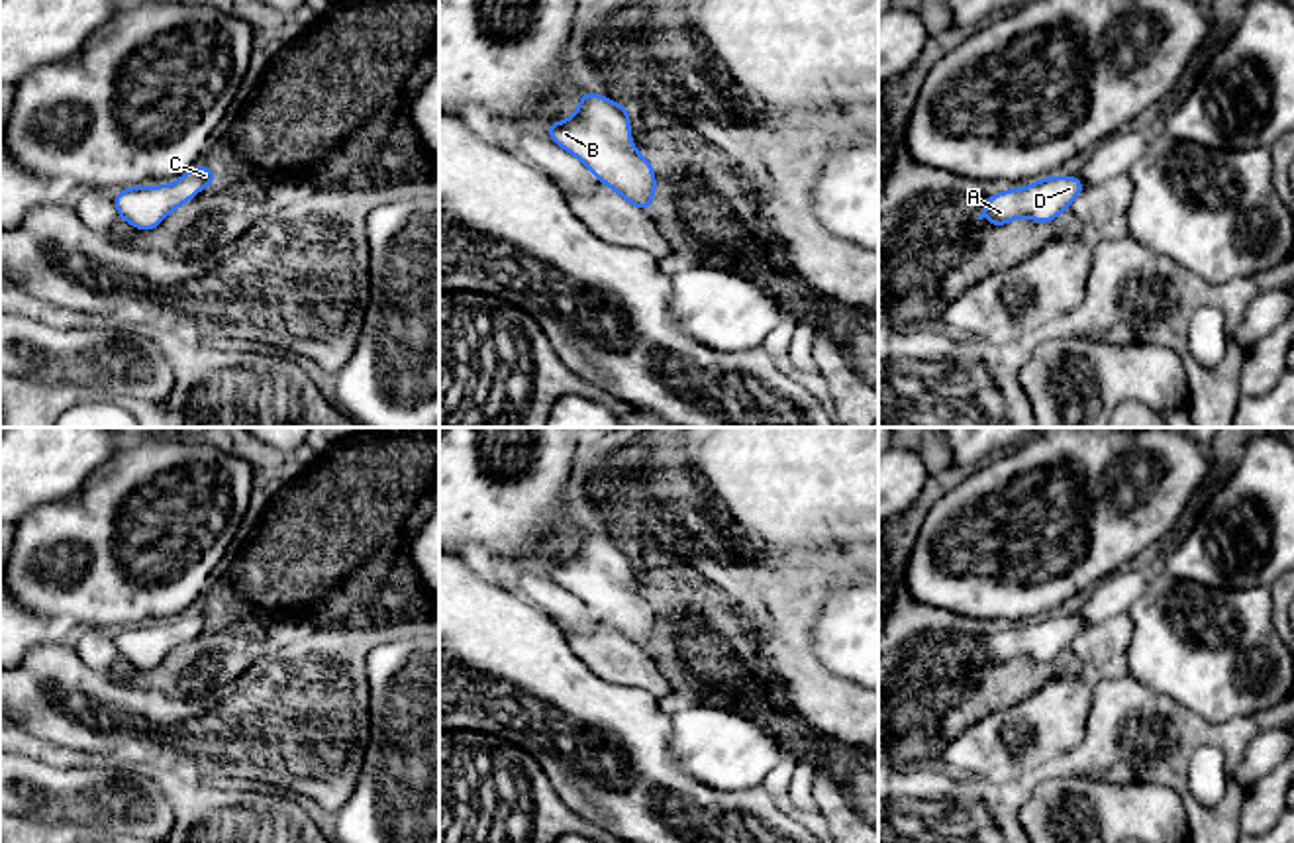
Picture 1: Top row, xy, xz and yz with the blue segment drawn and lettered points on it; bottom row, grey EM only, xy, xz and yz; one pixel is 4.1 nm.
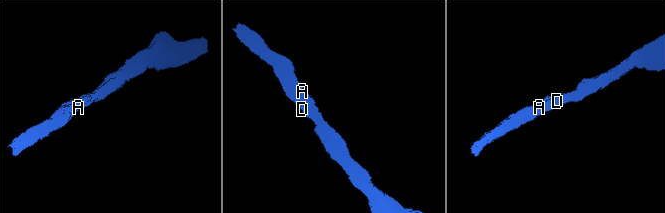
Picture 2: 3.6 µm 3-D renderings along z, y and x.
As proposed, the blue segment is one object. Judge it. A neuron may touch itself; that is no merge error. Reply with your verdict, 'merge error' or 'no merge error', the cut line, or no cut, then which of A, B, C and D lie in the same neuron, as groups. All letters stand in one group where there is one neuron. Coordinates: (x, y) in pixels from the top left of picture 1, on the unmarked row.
no merge error; no cut; A B C D

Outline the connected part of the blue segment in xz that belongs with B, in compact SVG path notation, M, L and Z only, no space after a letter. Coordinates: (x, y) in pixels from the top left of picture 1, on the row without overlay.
M580 527L578 553L547 563L543 570L580 598L596 620L649 651L657 620L651 602L631 584L627 541L616 545L608 535Z

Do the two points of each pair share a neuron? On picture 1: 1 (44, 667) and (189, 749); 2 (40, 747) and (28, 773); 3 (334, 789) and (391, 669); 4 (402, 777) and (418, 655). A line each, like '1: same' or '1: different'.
1: same
2: different
3: different
4: same

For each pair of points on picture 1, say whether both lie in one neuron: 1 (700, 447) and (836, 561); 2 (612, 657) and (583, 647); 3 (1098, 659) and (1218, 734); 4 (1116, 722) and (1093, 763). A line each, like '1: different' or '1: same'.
1: different
2: same
3: different
4: same

